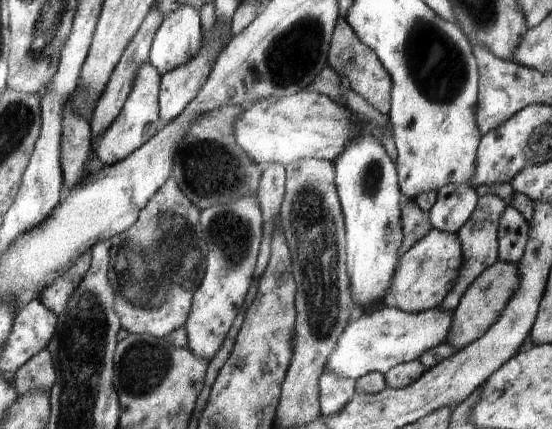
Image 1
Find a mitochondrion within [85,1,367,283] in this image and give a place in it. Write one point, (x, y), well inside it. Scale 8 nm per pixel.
(292, 54)

